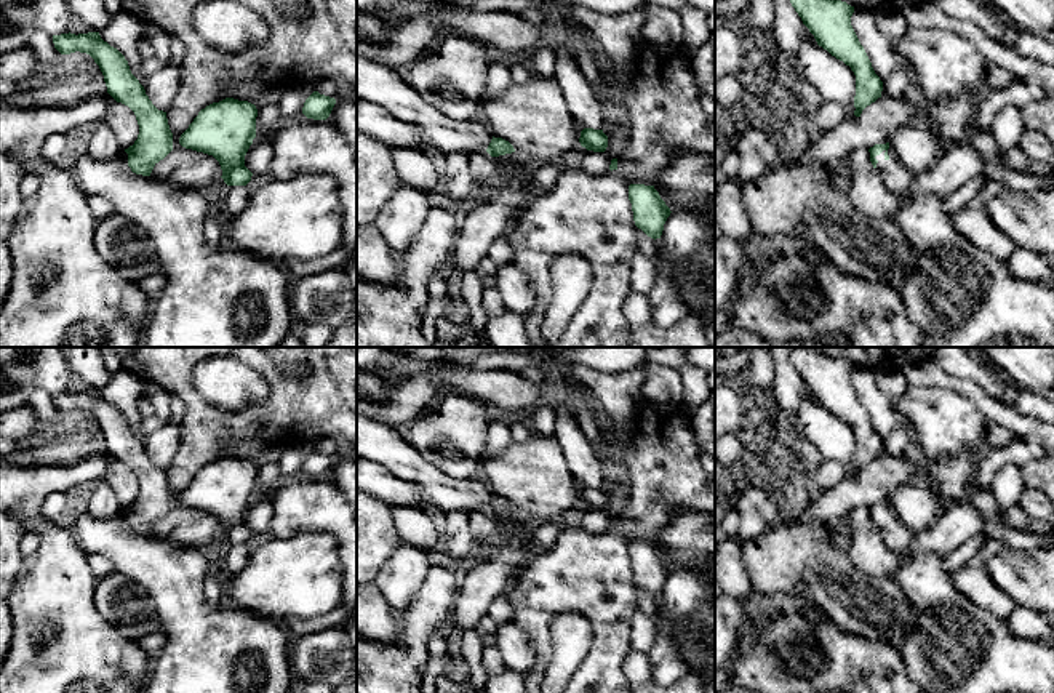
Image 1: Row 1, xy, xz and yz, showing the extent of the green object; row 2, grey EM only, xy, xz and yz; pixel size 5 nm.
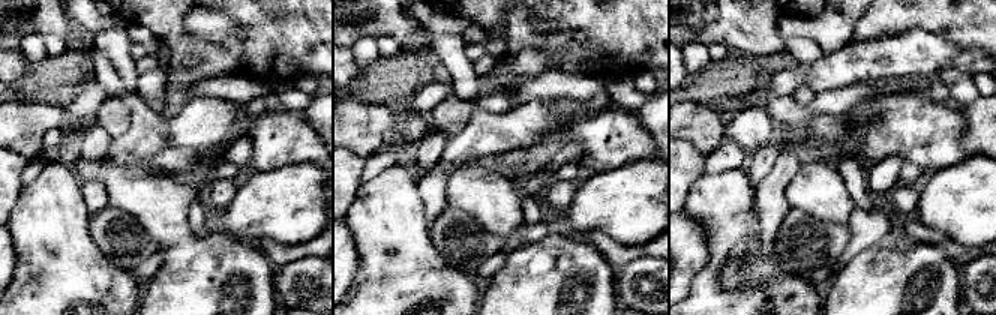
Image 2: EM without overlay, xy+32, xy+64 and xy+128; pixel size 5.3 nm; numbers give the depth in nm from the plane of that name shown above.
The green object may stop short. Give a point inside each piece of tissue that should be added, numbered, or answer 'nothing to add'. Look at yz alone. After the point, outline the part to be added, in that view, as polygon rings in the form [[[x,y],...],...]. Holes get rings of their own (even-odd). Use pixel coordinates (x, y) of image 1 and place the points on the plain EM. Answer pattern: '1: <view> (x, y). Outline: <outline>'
1: yz (955, 647). Outline: [[[891,504],[875,517],[886,546],[904,559],[888,576],[918,611],[899,653],[908,677],[923,693],[1054,693],[1054,640],[1019,639],[1006,621],[966,599],[944,568],[944,557],[915,552],[913,535]]]

